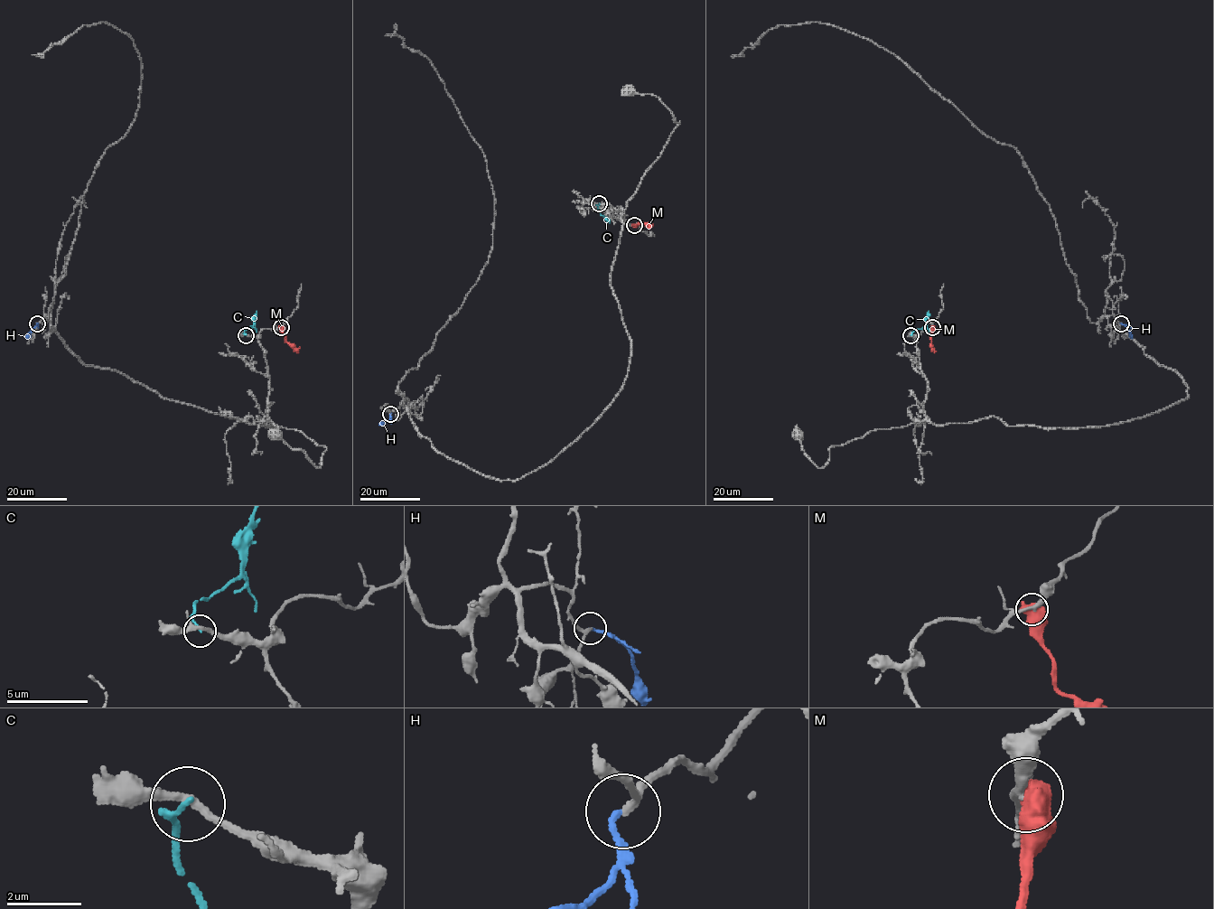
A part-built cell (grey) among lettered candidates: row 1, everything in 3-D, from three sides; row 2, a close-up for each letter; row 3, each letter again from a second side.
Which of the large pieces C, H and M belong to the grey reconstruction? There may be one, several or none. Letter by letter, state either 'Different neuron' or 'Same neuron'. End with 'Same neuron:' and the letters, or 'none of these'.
C: Different neuron
H: Same neuron
M: Different neuron
Same neuron: H

